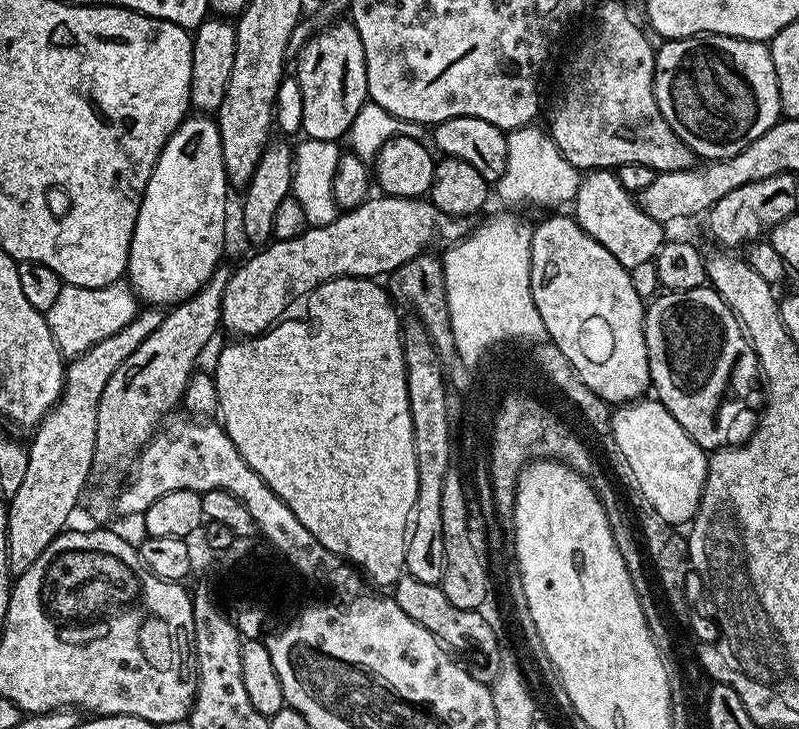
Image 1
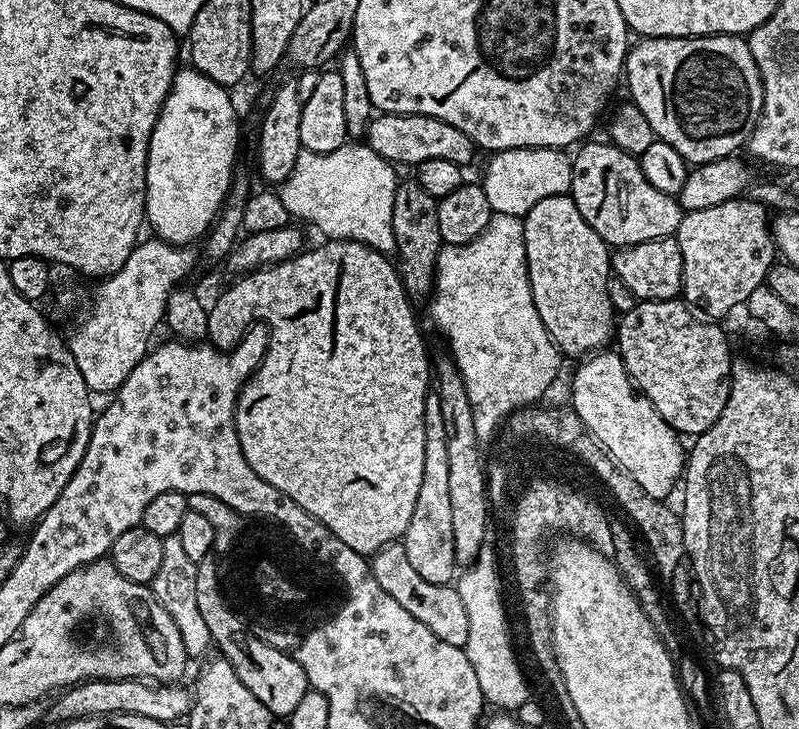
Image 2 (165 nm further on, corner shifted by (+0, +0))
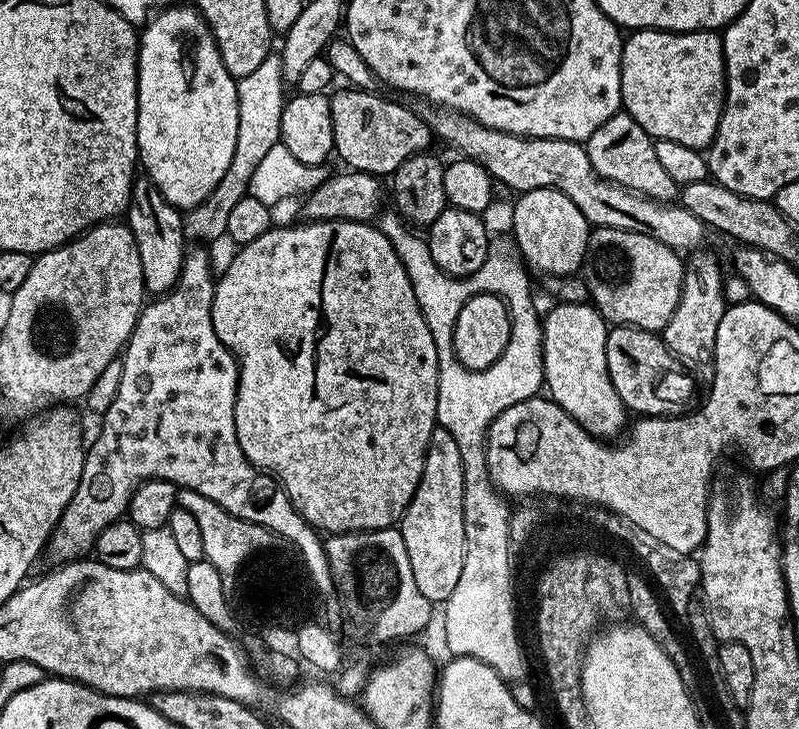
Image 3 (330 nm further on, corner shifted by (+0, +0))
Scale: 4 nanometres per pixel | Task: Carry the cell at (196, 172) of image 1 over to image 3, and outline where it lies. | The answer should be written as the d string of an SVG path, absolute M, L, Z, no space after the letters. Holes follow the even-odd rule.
M173 6L157 11L143 25L138 39L140 41L140 55L136 69L136 73L138 74L138 130L136 131L138 142L136 143L136 151L138 153L139 163L142 165L147 178L161 192L166 202L179 210L186 210L186 208L199 209L211 192L216 189L218 182L222 182L222 174L226 174L226 169L230 166L230 162L234 158L234 146L238 143L237 77L232 76L226 70L226 66L222 66L222 58L218 54L218 46L214 42L212 32L208 29L208 23L196 11L195 7L179 8L179 6Z

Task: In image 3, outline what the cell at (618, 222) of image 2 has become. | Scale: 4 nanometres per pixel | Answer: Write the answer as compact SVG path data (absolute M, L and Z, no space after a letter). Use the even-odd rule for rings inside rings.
M623 110L616 112L586 142L588 157L592 163L592 169L608 180L611 184L621 184L631 192L638 192L642 196L648 196L651 200L672 202L677 199L678 185L670 174L658 163L658 154L654 154L656 141L634 122L634 118Z

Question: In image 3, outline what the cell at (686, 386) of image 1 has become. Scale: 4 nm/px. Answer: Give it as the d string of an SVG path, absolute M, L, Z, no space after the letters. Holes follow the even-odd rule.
M627 326L609 327L606 366L614 390L618 390L618 398L622 398L625 409L632 411L633 408L640 412L636 414L641 417L675 416L689 407L687 404L692 400L693 377L674 363L672 353L655 332Z

